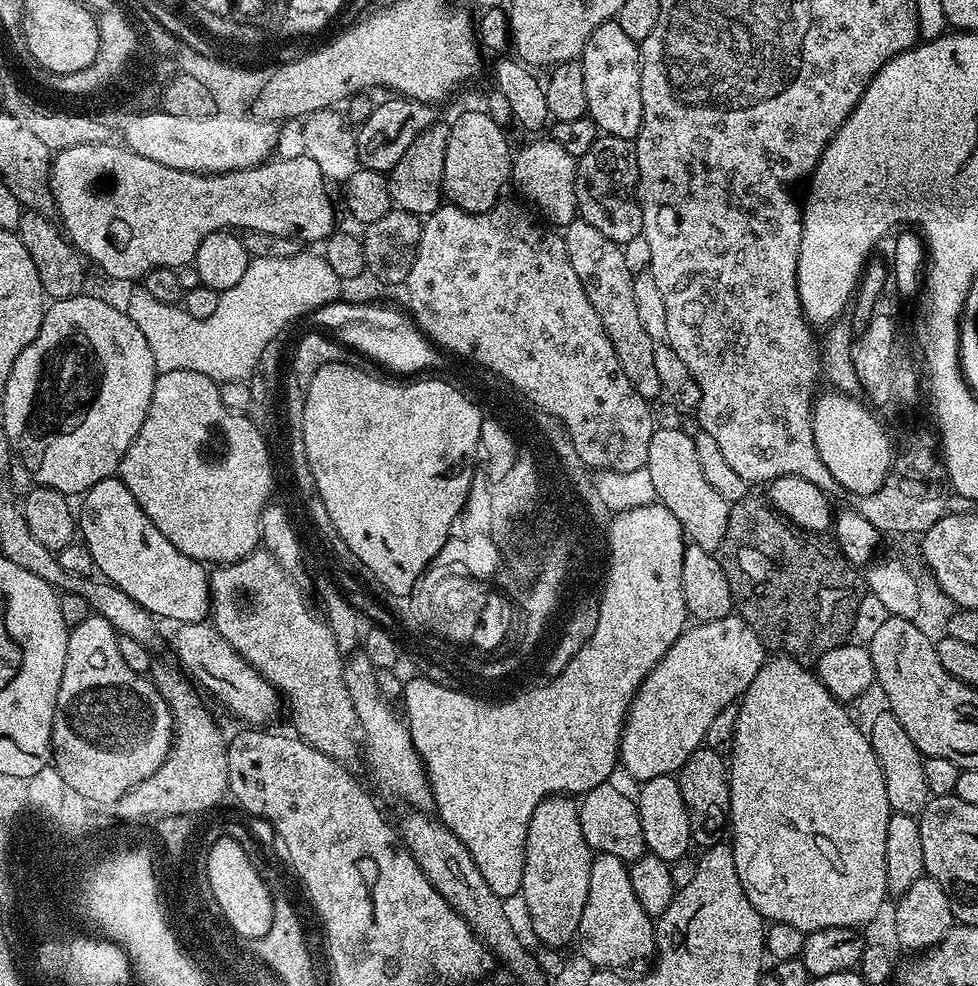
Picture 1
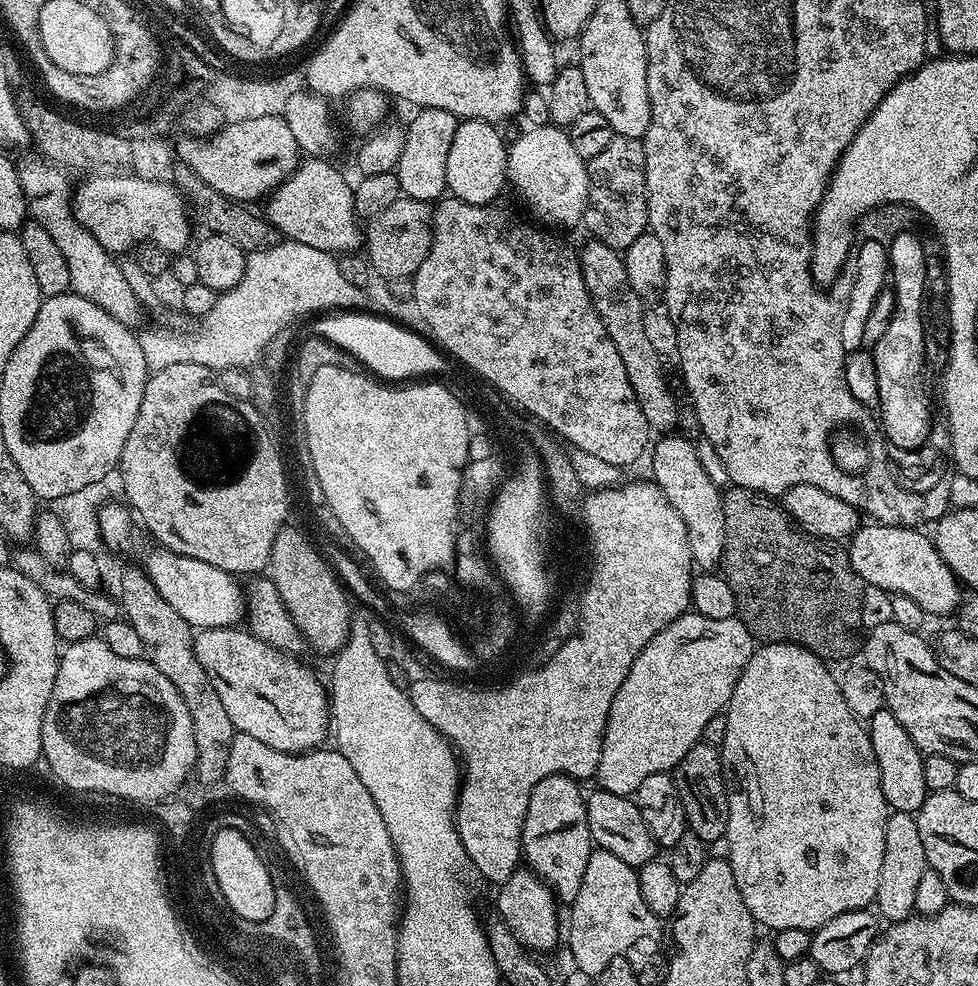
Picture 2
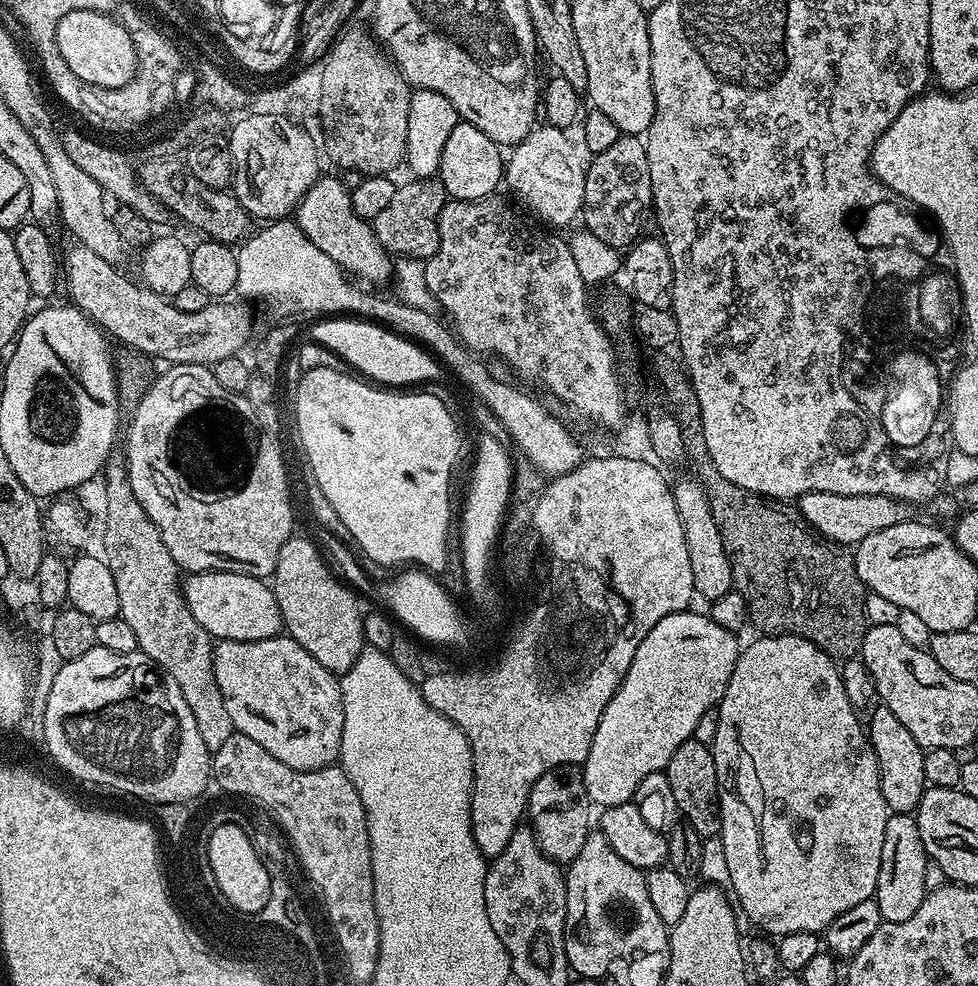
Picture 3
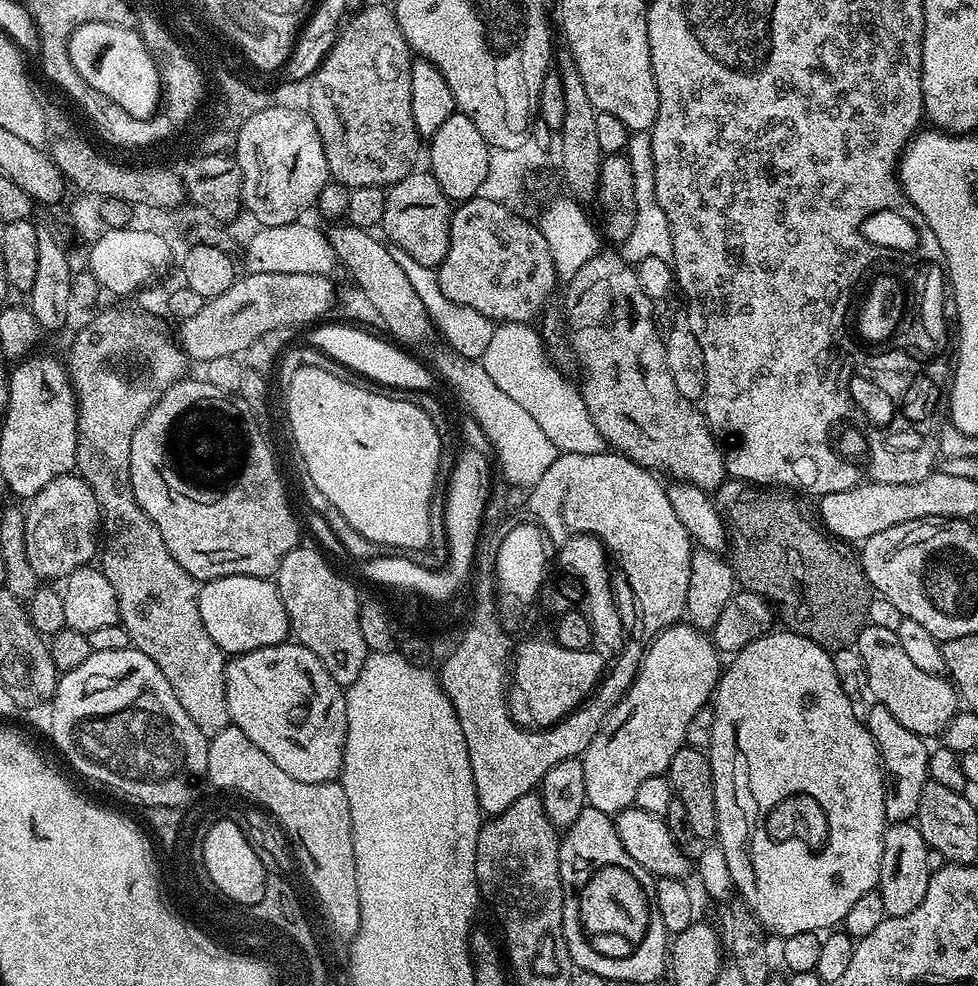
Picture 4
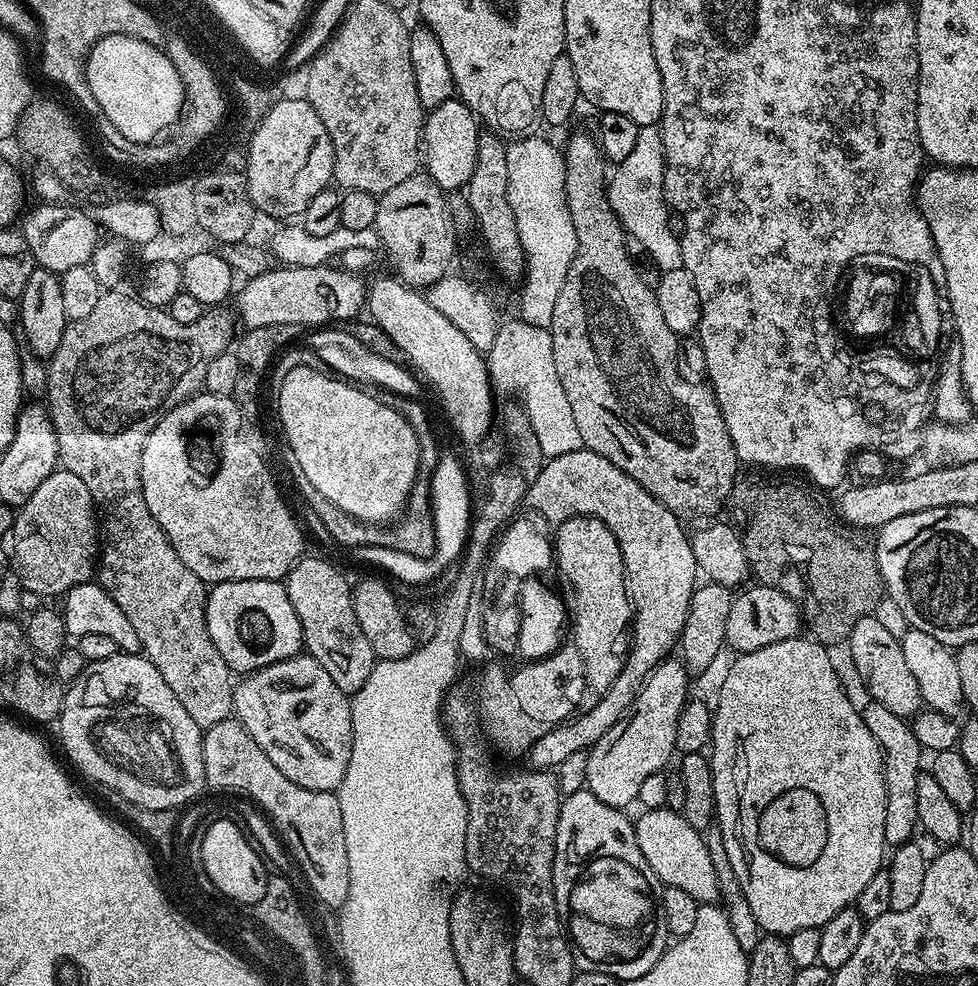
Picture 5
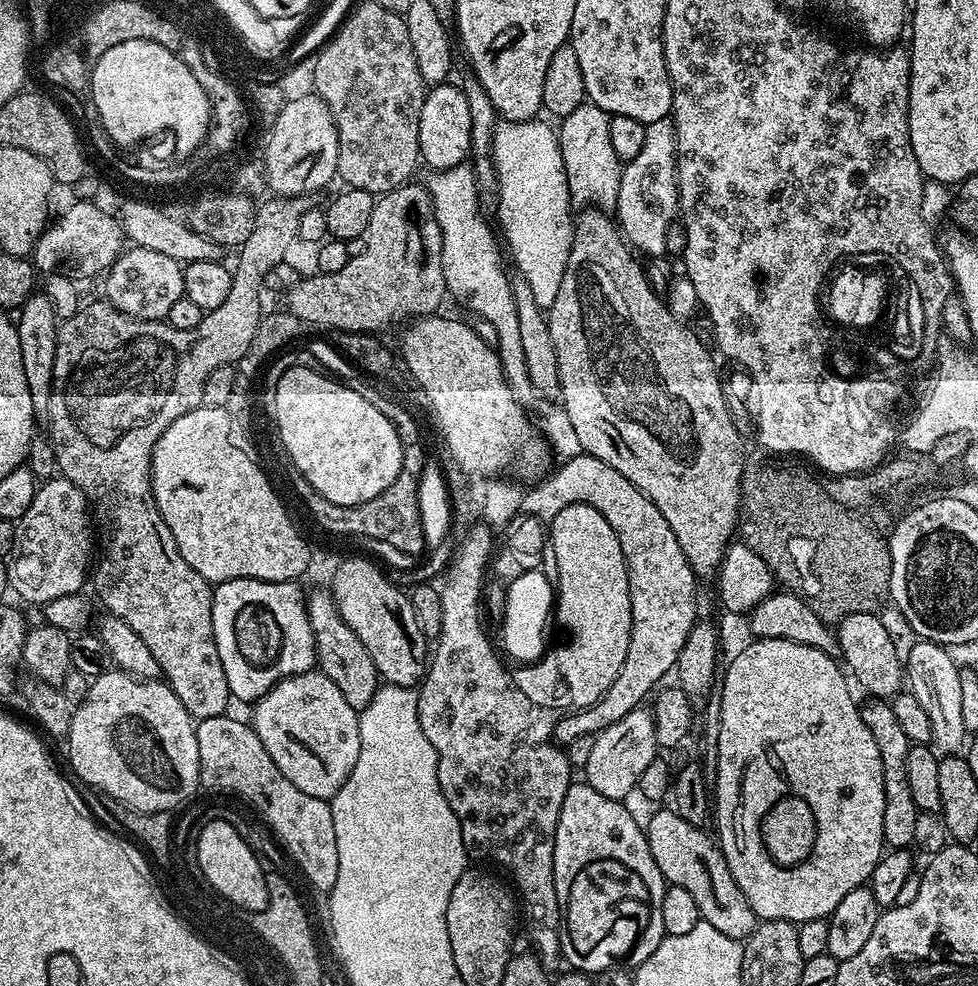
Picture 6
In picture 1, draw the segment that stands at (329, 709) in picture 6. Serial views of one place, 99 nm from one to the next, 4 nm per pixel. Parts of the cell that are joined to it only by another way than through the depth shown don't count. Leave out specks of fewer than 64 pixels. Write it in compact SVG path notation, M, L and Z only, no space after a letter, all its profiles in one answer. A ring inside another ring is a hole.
M211 623L176 624L174 630L172 648L179 667L209 697L217 696L234 715L248 720L244 722L252 726L267 725L264 723L274 719L280 708L282 712L282 697L276 687L257 668L250 666Z

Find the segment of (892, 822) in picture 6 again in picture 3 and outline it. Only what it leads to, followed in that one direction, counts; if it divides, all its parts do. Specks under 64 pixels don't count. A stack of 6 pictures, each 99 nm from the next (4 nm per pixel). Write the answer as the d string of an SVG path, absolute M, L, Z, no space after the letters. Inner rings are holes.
M876 706L872 717L866 720L868 740L872 743L874 754L878 758L878 774L880 775L880 789L882 798L886 798L889 813L915 813L926 787L926 770L922 770L925 749L914 742L914 737L890 710L883 706Z

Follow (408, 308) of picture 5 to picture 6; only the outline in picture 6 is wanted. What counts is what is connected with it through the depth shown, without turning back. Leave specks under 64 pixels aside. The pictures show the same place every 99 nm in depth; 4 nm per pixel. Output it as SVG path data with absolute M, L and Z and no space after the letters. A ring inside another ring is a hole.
M445 314L422 316L411 321L398 345L417 389L424 388L424 396L436 415L436 424L444 435L444 444L453 456L455 467L476 478L496 478L513 464L524 476L540 478L549 471L550 447L547 439L532 429L525 405L514 398L512 387L504 378L500 352L479 337L472 324L451 320Z

